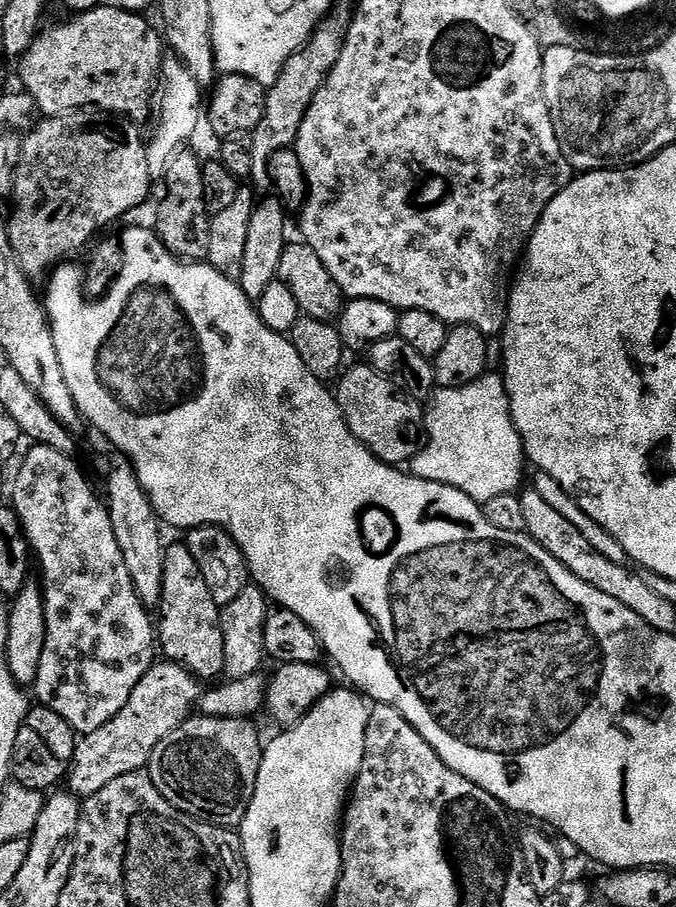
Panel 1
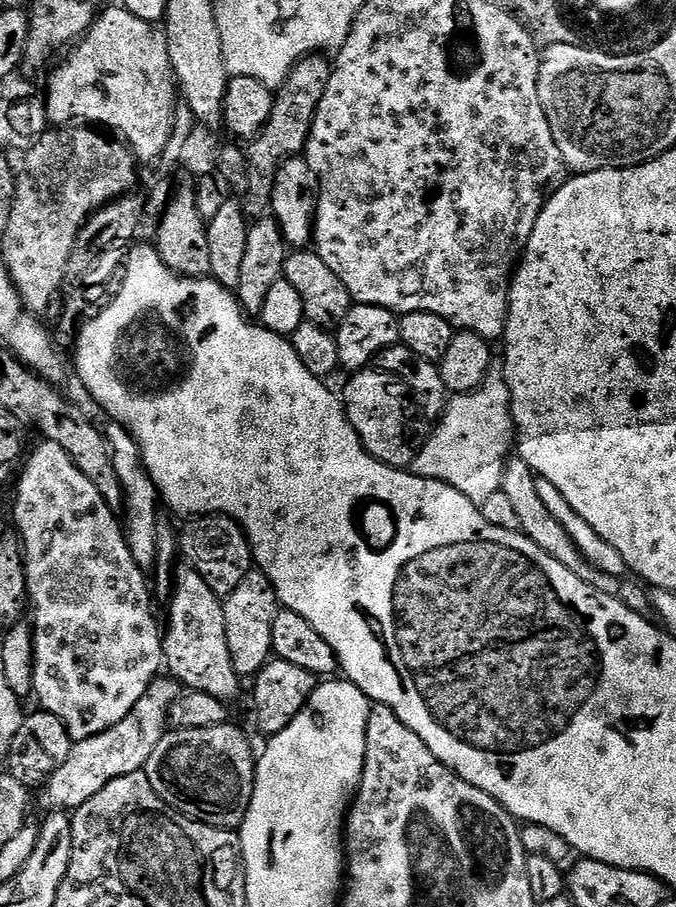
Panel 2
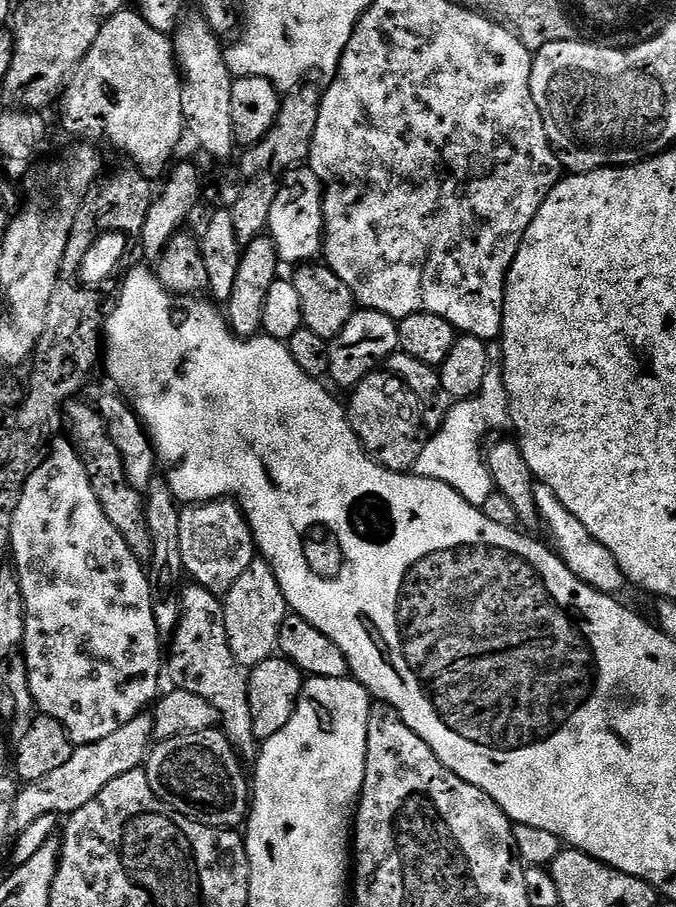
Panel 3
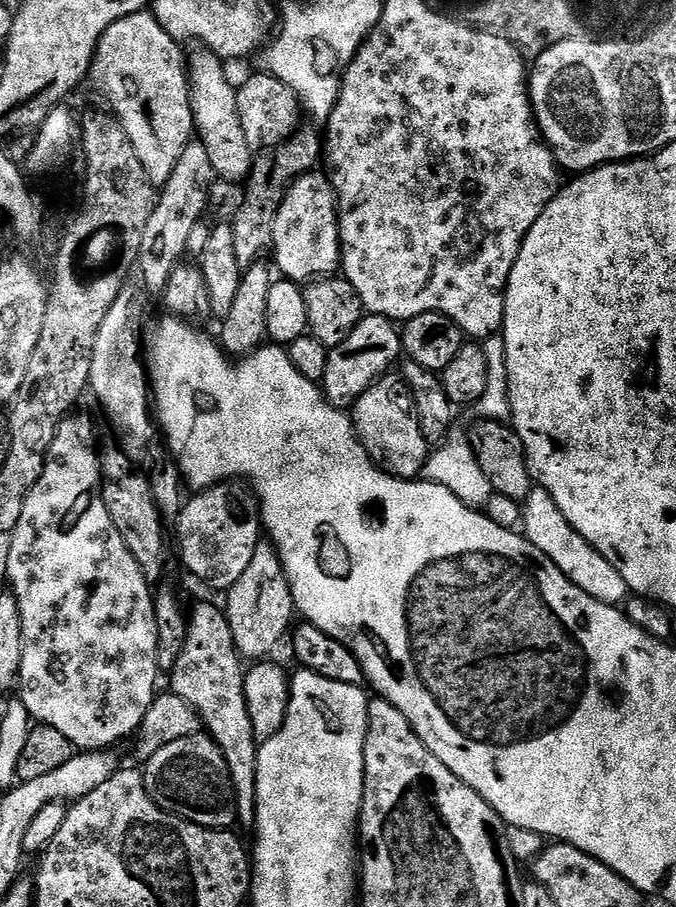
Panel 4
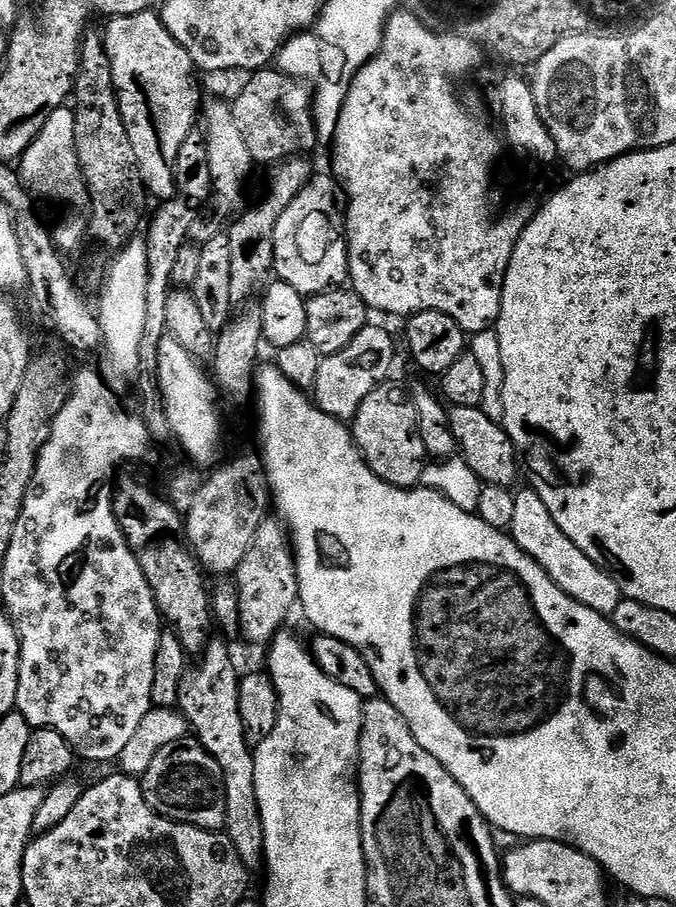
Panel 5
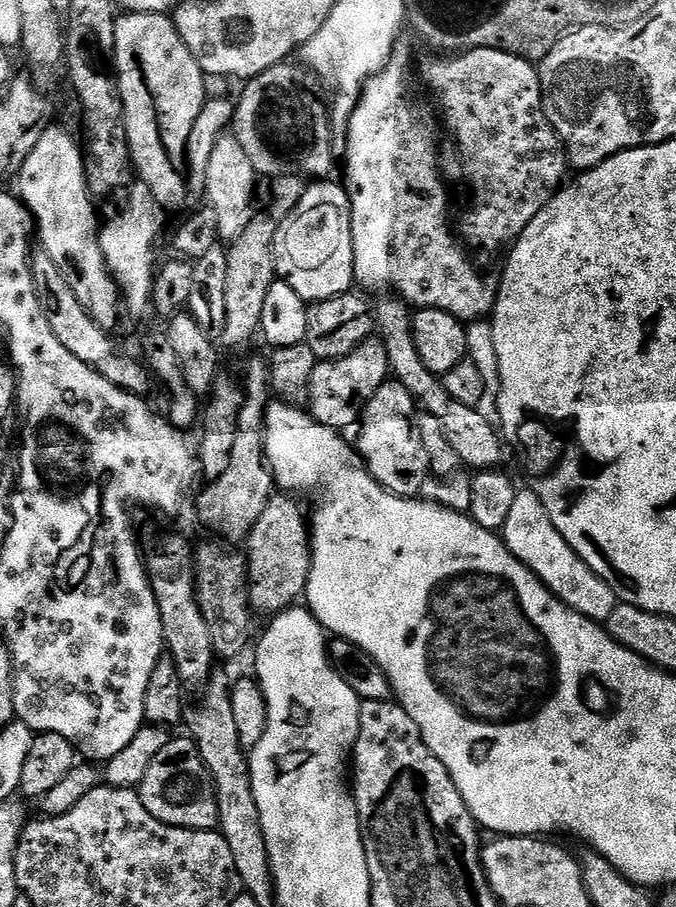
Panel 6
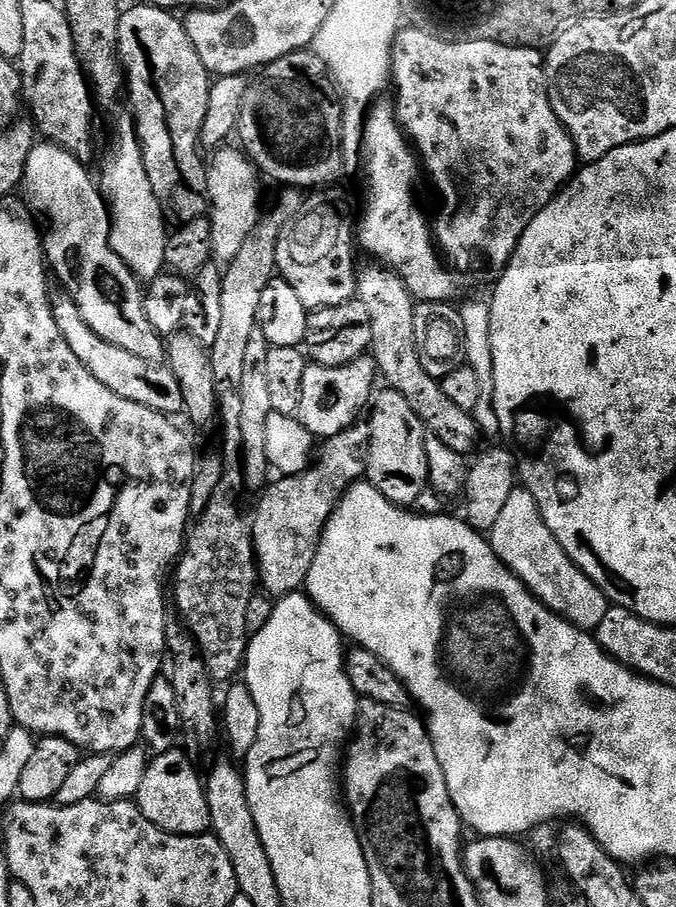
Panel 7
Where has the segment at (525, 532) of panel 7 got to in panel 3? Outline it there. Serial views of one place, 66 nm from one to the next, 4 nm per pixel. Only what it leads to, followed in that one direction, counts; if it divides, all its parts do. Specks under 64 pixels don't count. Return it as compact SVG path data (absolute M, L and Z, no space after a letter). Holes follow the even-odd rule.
M537 483L533 496L543 527L548 527L548 532L552 535L551 543L554 545L554 551L563 560L564 565L591 588L607 594L620 594L620 591L626 588L624 571L618 566L618 562L610 554L610 550L606 550L604 544L591 538L584 539L585 541L580 540L580 536L585 535L582 522L578 522L578 518L574 518L574 514L570 514L570 510L566 510L566 506L562 506L562 502L558 502L558 498L554 494L554 490L550 490L550 486Z

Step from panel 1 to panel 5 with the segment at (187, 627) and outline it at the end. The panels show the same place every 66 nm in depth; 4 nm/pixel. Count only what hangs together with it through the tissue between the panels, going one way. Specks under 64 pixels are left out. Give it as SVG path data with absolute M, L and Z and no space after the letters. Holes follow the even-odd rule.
M209 639L203 652L199 653L197 660L200 661L197 664L195 661L185 672L178 708L188 719L188 727L194 733L195 739L200 741L200 745L212 755L214 762L220 767L226 792L226 822L223 831L245 867L255 870L259 864L261 867L265 863L264 827L254 786L256 757L244 736L242 714L238 710L241 673L236 672L231 650L223 644L223 639L220 640Z

